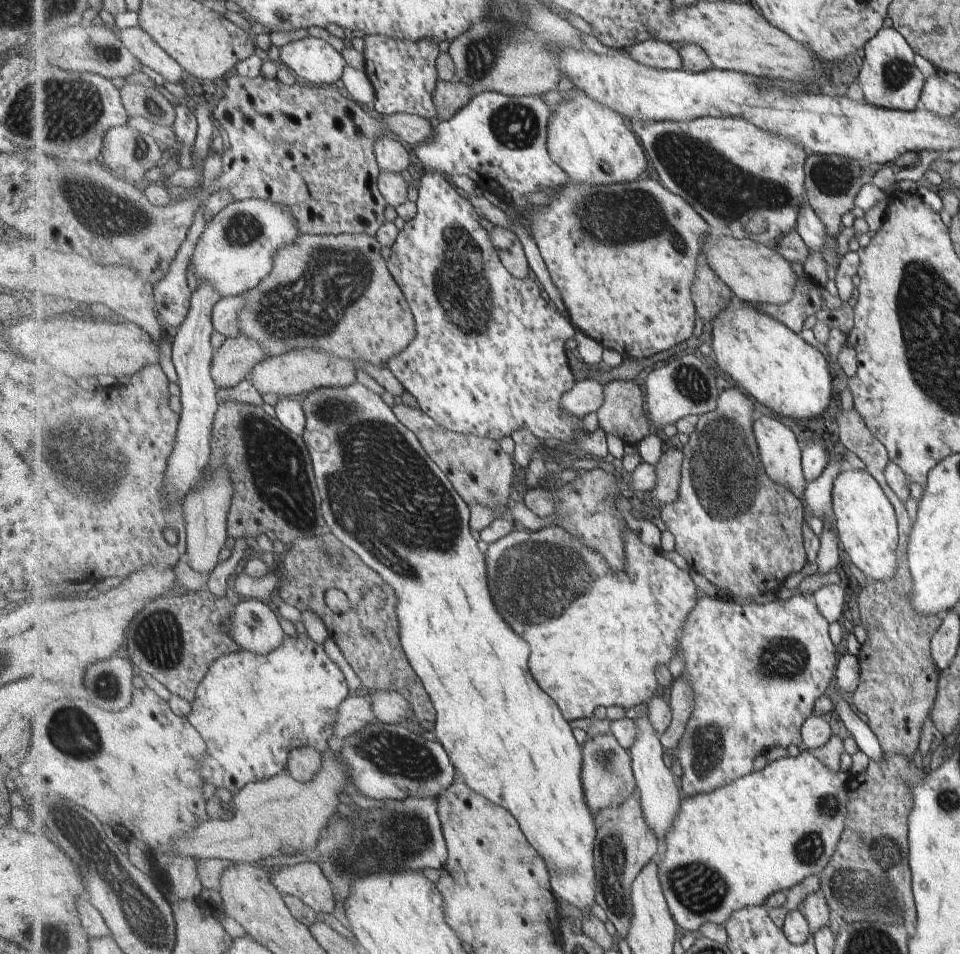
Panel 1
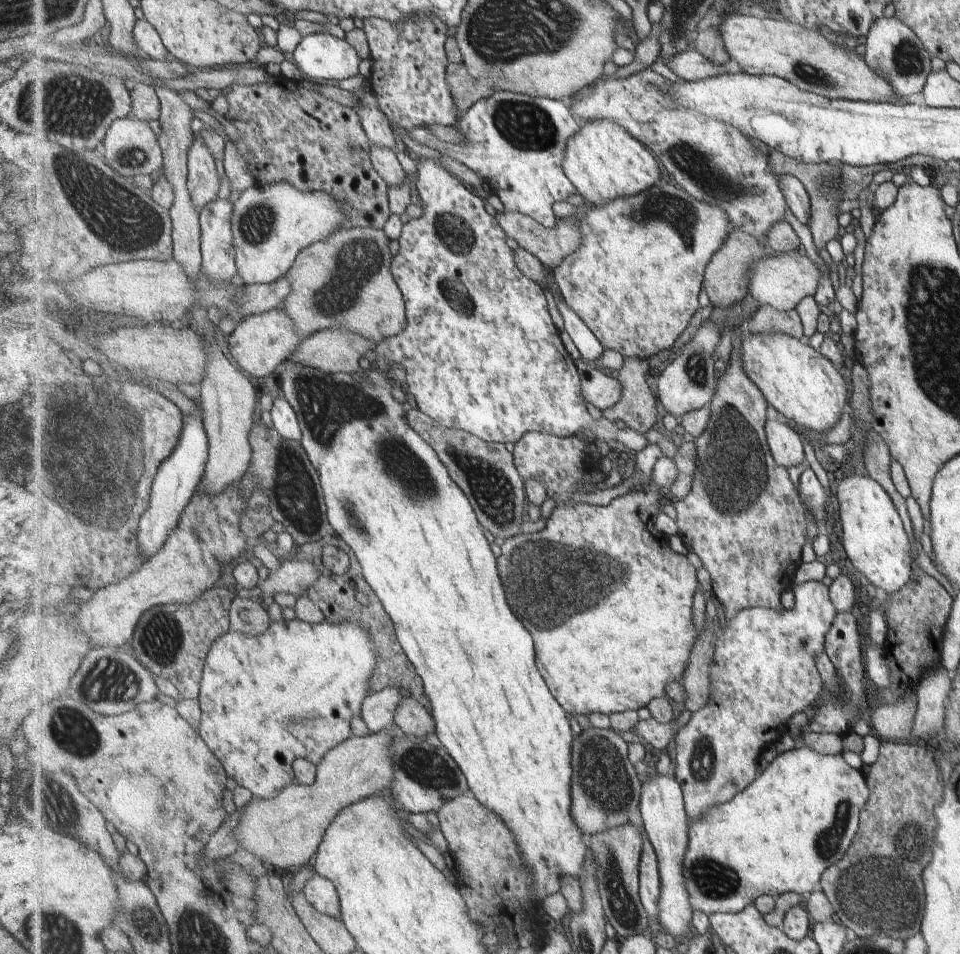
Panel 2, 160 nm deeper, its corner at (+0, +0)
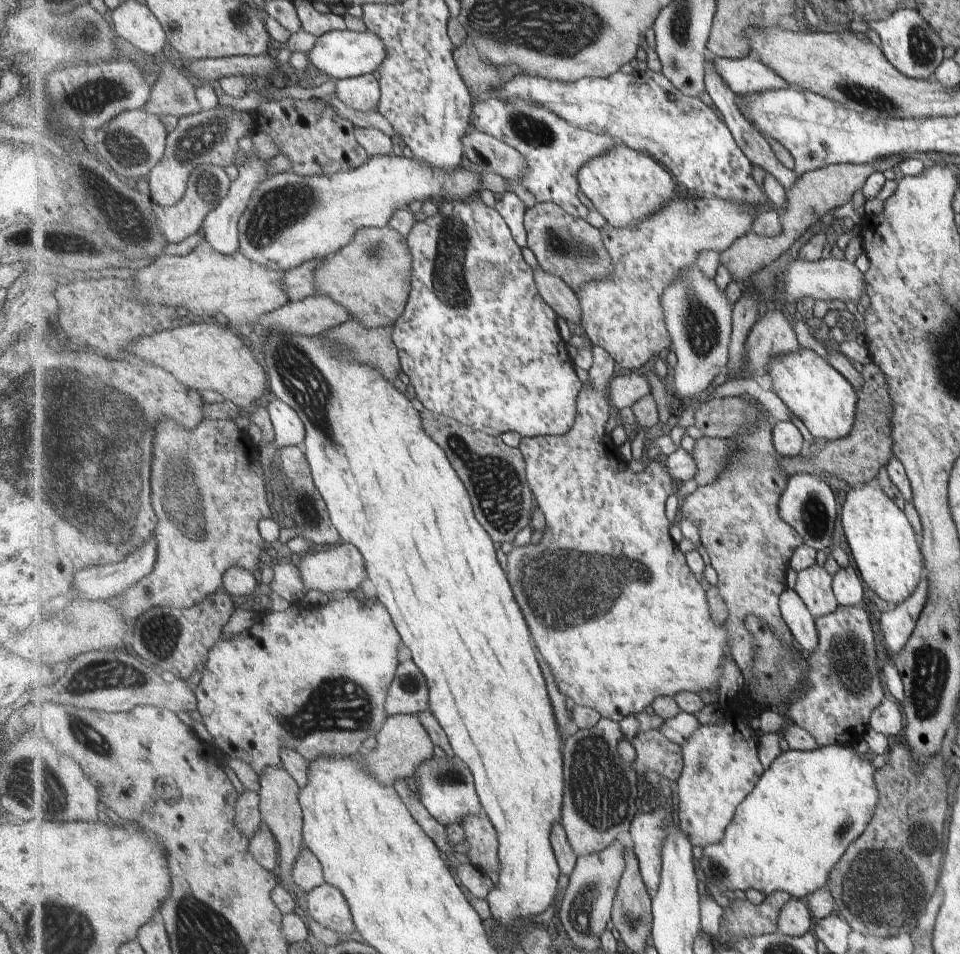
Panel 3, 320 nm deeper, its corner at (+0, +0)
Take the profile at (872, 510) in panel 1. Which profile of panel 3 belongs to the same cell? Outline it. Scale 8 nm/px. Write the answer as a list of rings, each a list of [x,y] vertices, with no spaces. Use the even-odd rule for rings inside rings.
[[[875,483],[865,484],[861,489],[851,488],[849,490],[842,508],[841,519],[854,562],[869,589],[872,589],[879,599],[884,600],[890,606],[895,606],[906,600],[907,596],[916,590],[923,572],[921,571],[921,554],[919,554],[917,542],[915,542],[915,534],[913,534],[905,514],[901,512],[901,508]]]

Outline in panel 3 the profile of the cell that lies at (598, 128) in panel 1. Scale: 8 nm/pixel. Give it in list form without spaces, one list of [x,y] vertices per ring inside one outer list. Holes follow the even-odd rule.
[[[623,143],[580,170],[580,187],[595,208],[615,228],[633,228],[660,213],[680,191],[673,176],[653,156],[636,151]]]

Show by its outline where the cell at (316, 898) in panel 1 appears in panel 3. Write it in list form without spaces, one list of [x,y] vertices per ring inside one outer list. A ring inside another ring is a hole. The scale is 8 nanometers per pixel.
[[[325,883],[307,896],[310,915],[321,925],[341,934],[357,931],[348,900],[335,885]]]

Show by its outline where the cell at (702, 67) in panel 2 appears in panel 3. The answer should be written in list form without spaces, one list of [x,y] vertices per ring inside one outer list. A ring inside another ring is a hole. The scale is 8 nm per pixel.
[[[713,56],[713,66],[738,95],[753,95],[755,93],[764,93],[765,91],[775,89],[789,89],[795,85],[789,84],[783,76],[779,76],[775,70],[765,66],[755,56],[743,59],[729,59]]]

